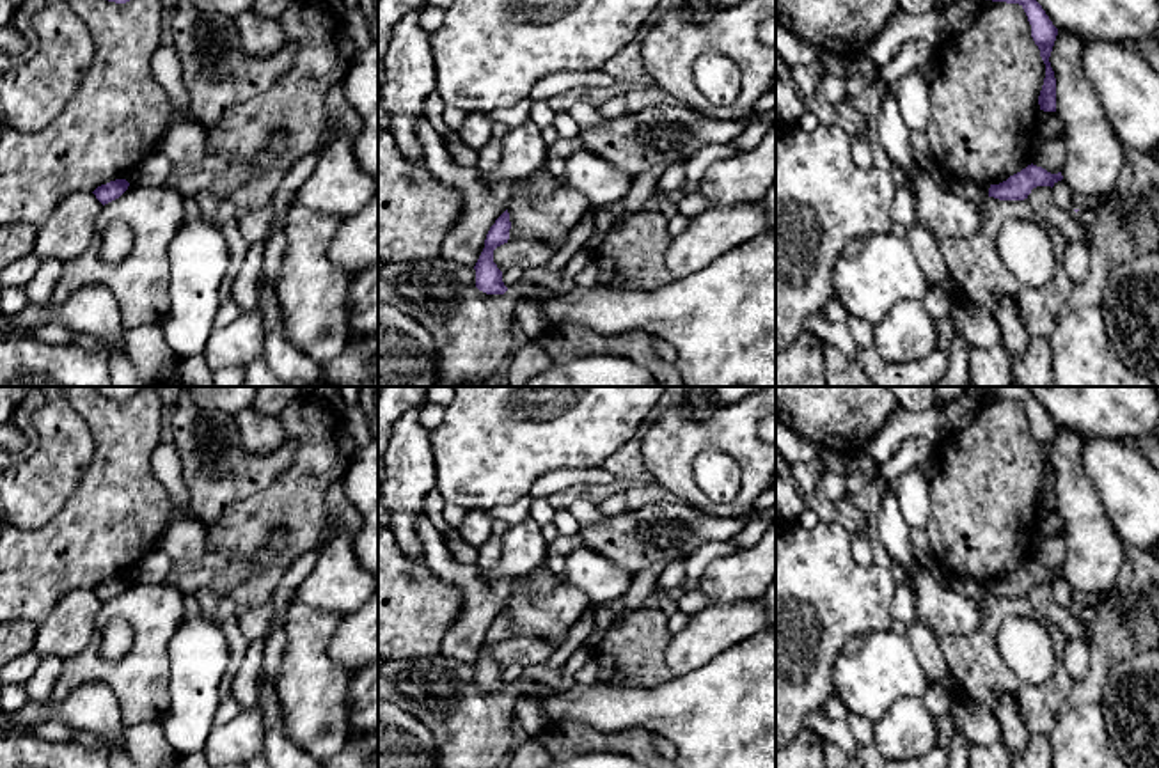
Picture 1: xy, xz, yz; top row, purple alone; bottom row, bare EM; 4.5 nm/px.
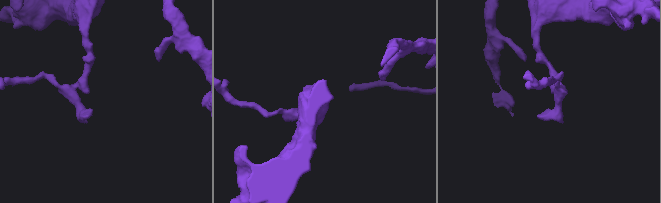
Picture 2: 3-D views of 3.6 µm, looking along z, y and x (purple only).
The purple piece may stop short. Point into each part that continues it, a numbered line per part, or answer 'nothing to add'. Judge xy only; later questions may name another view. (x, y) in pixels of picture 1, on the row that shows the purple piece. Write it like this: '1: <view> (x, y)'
nothing to add

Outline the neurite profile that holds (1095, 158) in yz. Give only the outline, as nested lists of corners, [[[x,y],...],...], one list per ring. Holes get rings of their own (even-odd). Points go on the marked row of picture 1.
[[[1058,28],[1049,57],[1056,78],[1056,115],[1063,124],[1063,181],[1083,197],[1109,195],[1125,167],[1124,144],[1104,114],[1083,64],[1083,41]]]

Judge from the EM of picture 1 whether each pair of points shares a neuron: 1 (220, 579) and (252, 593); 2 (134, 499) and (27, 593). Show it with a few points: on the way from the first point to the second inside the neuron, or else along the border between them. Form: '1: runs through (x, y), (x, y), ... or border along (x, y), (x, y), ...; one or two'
1: border along (210, 554), (220, 554), (254, 566); two
2: runs through (107, 525), (54, 566); one

